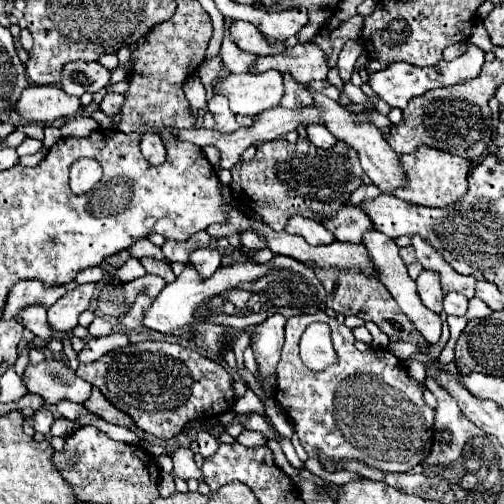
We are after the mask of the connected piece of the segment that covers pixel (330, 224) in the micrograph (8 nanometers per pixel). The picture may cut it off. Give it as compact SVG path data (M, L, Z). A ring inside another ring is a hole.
M345 204L343 208L339 208L339 212L335 216L323 218L321 224L335 236L335 240L355 242L355 244L361 242L363 232L373 230L369 216L351 204Z

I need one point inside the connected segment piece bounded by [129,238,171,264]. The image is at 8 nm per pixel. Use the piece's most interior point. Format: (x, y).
(144, 247)

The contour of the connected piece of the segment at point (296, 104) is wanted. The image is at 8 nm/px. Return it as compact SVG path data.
M285 74L283 82L285 82L285 94L281 98L283 108L305 108L305 106L309 106L313 102L307 88L303 84L295 82L291 78L291 74Z

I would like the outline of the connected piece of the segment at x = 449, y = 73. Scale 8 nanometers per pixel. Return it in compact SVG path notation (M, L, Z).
M467 42L467 52L451 62L447 60L441 60L437 66L431 66L431 68L415 68L411 64L403 64L403 62L395 62L395 64L389 64L389 68L381 70L381 72L369 72L369 80L367 84L371 86L371 90L381 98L385 100L389 106L393 108L405 108L407 102L415 96L421 96L433 88L443 88L443 86L453 86L457 82L463 82L463 80L471 80L477 76L477 72L481 72L481 66L483 66L483 50L479 46L473 46L471 42Z

